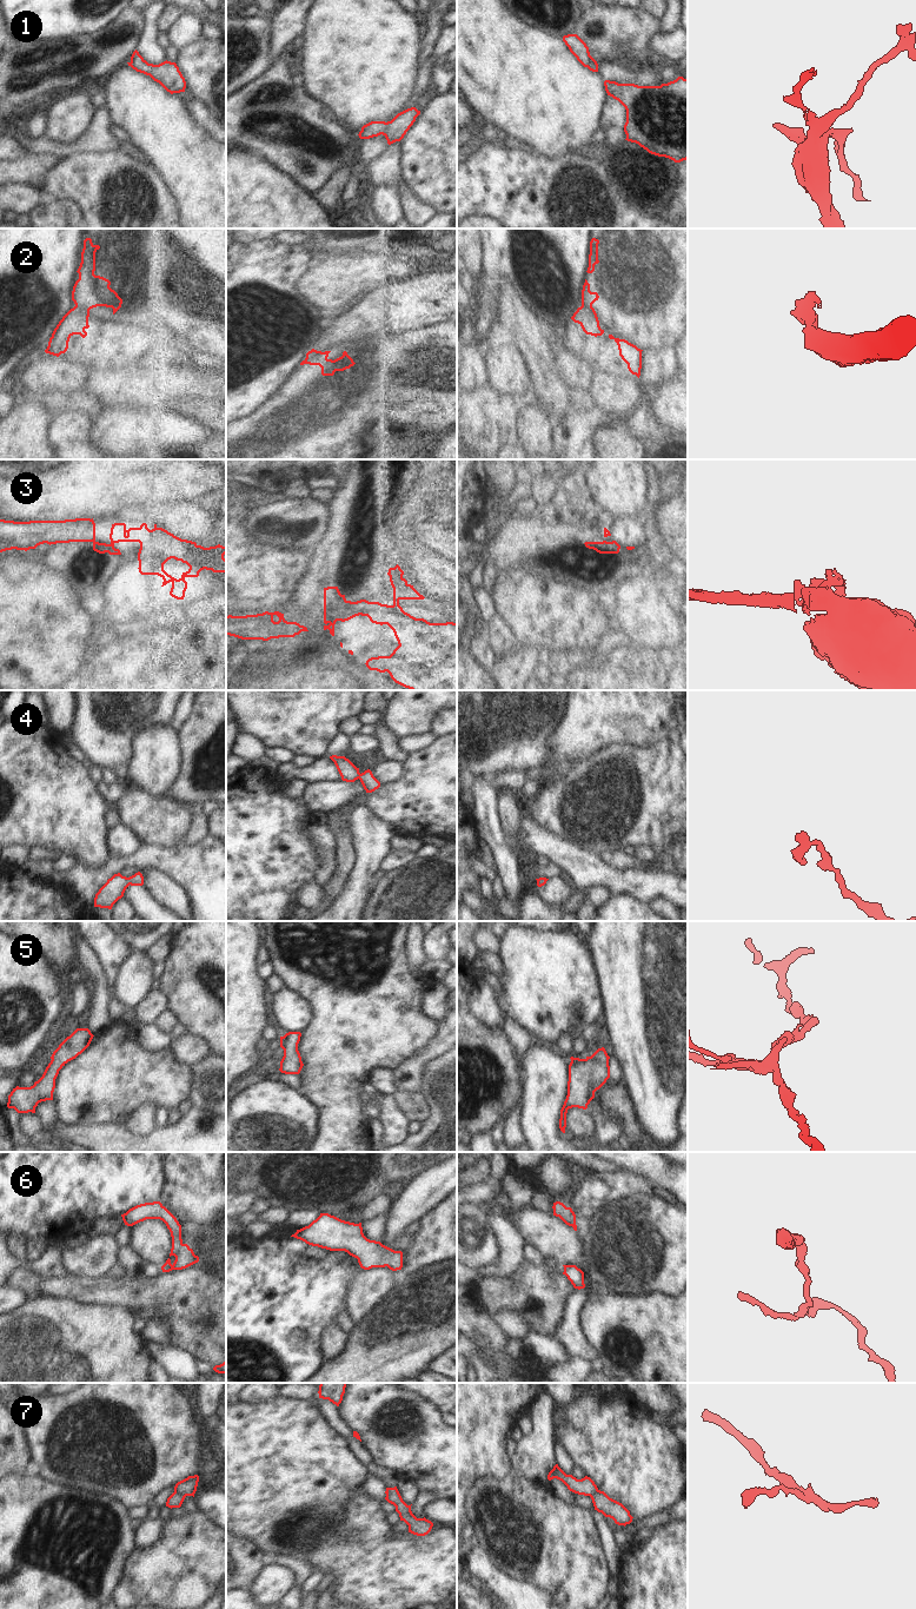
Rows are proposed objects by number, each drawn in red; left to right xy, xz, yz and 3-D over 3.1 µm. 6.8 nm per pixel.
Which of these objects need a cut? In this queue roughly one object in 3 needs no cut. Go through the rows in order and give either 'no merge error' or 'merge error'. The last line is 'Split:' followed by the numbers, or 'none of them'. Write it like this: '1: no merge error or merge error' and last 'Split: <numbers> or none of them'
1: no merge error
2: merge error
3: no merge error
4: no merge error
5: no merge error
6: no merge error
7: merge error
Split: 2, 7

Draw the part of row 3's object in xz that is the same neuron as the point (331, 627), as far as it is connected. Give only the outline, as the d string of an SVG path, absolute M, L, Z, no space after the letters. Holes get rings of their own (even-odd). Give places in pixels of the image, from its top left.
M397 564L387 575L393 588L393 604L381 604L360 600L351 602L341 595L338 587L324 588L324 630L334 636L337 621L349 621L356 616L367 616L372 623L387 624L394 633L398 647L390 656L371 657L366 661L370 670L387 671L391 678L411 690L457 690L457 623L430 623L405 613L399 605L400 600L424 600L413 585L403 577L404 571Z

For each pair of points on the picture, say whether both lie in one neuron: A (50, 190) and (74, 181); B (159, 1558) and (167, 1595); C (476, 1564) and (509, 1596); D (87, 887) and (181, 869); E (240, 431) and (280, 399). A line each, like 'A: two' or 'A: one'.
A: one
B: one
C: one
D: one
E: one

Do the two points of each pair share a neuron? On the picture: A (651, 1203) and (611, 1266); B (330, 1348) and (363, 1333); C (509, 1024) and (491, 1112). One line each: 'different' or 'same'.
A: same
B: different
C: different

